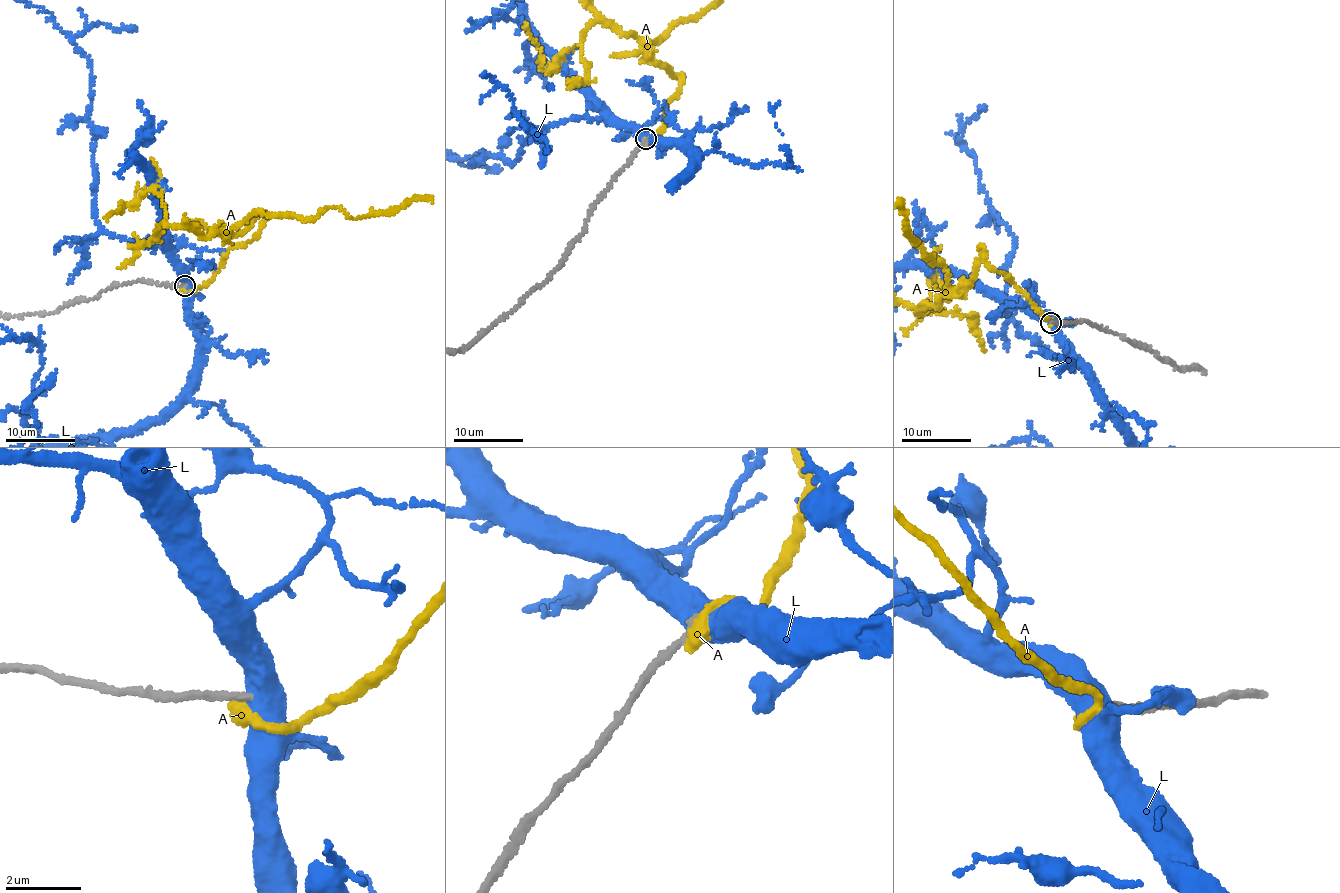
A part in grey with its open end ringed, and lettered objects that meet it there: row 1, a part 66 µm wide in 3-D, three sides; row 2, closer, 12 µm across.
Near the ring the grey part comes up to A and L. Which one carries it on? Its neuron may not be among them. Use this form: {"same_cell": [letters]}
{"same_cell": []}

